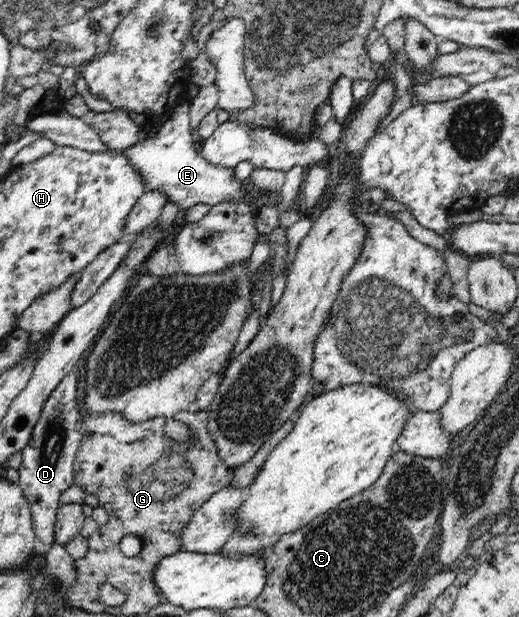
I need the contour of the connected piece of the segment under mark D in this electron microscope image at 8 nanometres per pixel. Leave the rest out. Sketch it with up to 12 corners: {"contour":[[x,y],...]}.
{"contour":[[70,372],[21,450],[18,485],[32,527],[54,542],[59,498],[83,440]]}

